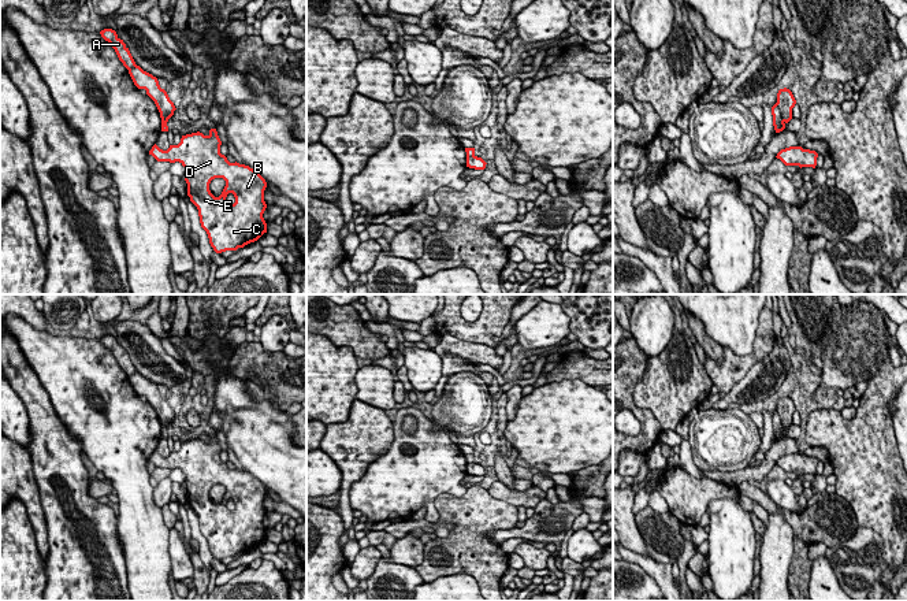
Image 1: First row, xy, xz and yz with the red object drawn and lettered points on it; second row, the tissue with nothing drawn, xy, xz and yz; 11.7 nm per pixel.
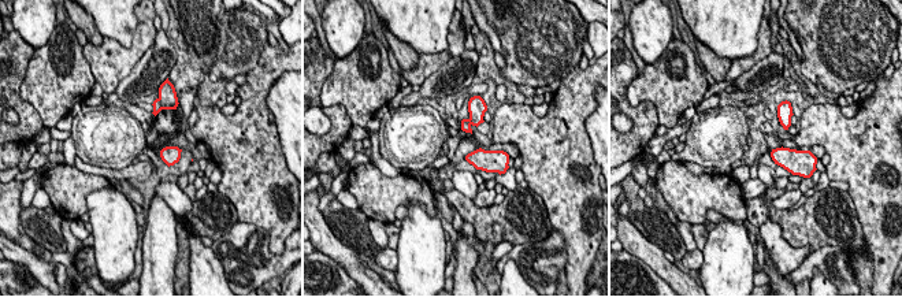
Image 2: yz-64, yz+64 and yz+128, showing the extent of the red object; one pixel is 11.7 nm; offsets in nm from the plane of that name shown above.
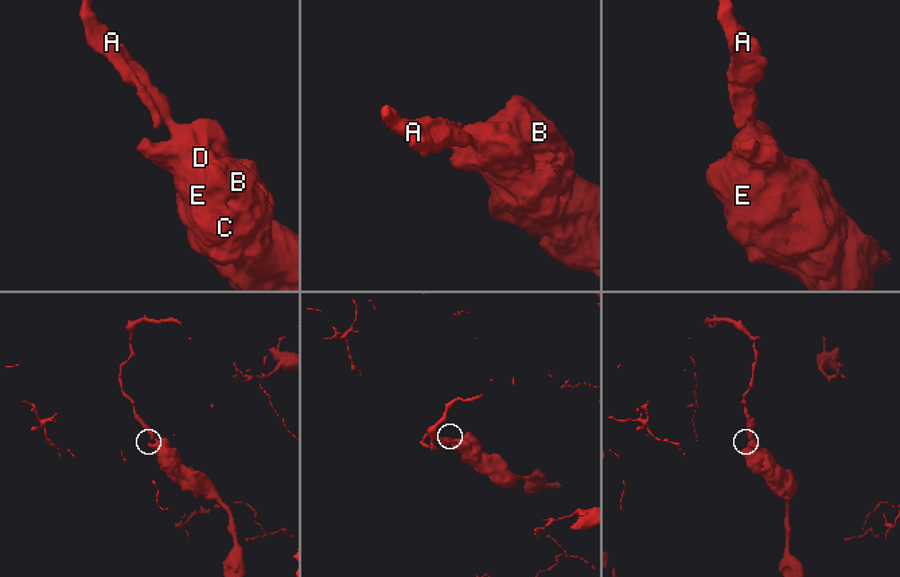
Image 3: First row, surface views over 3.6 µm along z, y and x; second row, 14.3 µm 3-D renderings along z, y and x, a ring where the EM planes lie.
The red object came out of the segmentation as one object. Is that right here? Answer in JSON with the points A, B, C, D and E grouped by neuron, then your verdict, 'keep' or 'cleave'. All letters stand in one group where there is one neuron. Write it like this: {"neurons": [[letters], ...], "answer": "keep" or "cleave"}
{"neurons": [["A"], ["B", "C", "D", "E"]], "answer": "cleave"}

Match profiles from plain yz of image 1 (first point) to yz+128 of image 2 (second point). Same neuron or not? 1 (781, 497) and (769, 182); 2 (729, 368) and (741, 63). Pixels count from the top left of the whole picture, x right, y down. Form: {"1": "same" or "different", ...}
{"1": "same", "2": "same"}

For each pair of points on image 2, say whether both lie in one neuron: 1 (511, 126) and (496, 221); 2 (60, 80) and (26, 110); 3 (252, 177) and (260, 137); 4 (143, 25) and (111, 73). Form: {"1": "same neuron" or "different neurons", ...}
{"1": "different neurons", "2": "different neurons", "3": "same neuron", "4": "same neuron"}

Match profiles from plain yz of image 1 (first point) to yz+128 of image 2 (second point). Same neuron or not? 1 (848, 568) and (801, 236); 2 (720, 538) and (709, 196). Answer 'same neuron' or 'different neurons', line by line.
1: different neurons
2: different neurons

